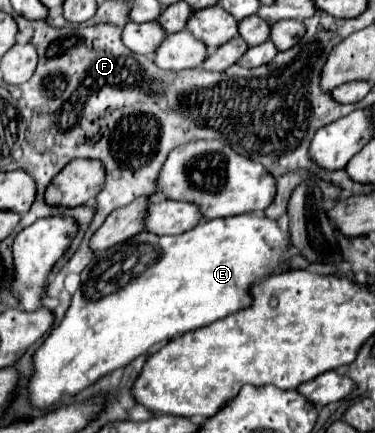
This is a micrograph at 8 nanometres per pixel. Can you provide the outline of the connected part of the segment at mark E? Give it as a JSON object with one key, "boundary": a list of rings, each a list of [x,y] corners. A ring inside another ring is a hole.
{"boundary":[[[241,214],[203,220],[193,230],[177,236],[153,236],[149,232],[139,232],[133,238],[95,254],[89,266],[81,272],[81,286],[73,294],[65,318],[49,332],[31,358],[33,376],[27,382],[29,406],[47,410],[59,404],[65,396],[79,394],[113,370],[125,368],[137,356],[153,350],[155,346],[249,306],[251,284],[263,280],[269,266],[277,266],[281,262],[281,252],[287,246],[289,234],[281,232],[275,220],[267,216]]]}

